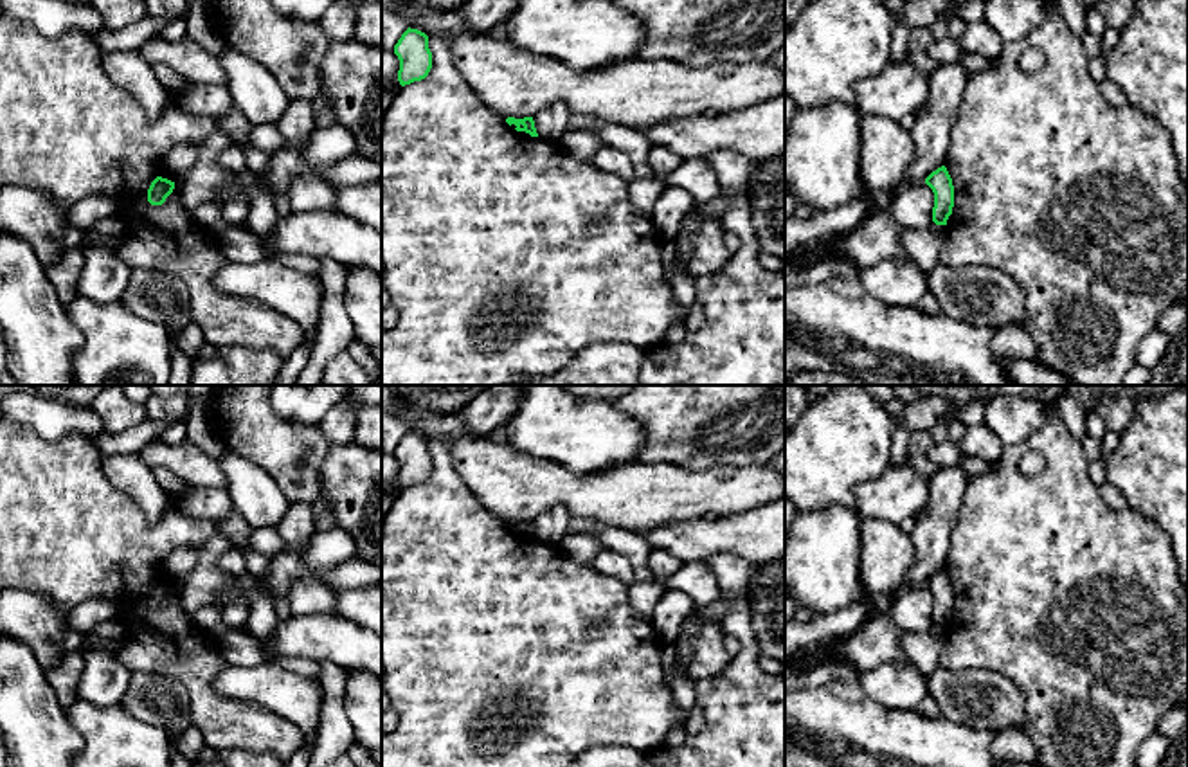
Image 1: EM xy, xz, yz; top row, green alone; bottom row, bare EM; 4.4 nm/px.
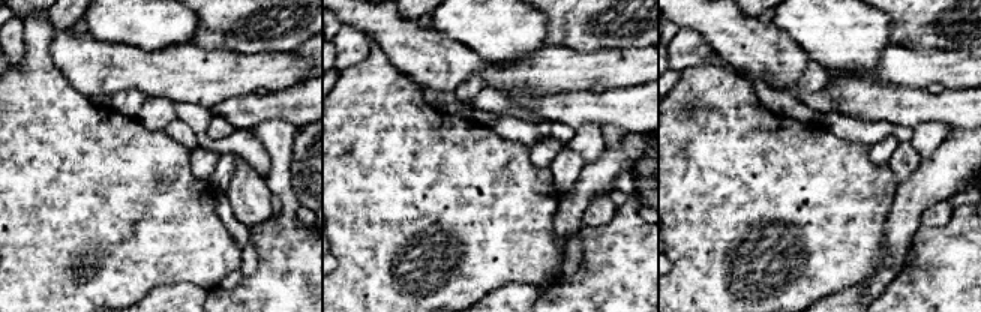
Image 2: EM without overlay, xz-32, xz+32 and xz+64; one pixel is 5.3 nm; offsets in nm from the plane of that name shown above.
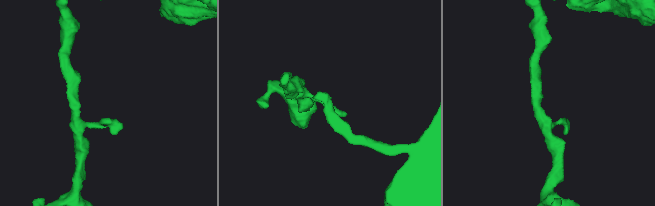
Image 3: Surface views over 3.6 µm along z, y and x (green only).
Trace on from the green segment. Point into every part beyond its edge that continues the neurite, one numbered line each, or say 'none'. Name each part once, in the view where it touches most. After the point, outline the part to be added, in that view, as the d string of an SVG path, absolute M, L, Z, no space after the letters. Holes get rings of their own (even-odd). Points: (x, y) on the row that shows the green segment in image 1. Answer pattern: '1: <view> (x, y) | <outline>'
none

